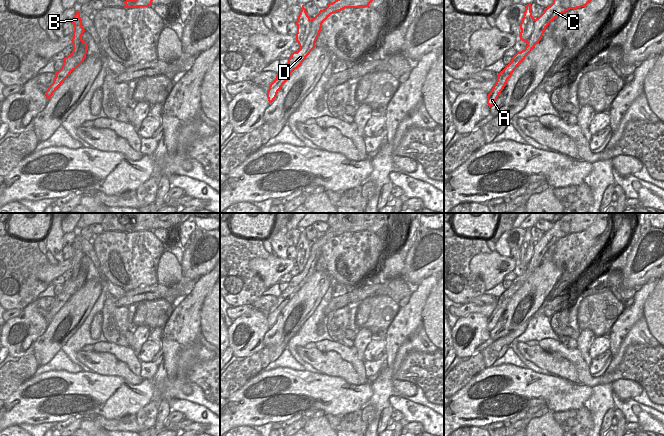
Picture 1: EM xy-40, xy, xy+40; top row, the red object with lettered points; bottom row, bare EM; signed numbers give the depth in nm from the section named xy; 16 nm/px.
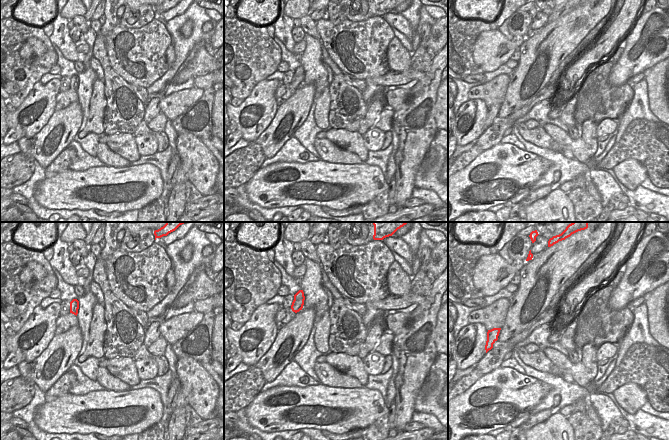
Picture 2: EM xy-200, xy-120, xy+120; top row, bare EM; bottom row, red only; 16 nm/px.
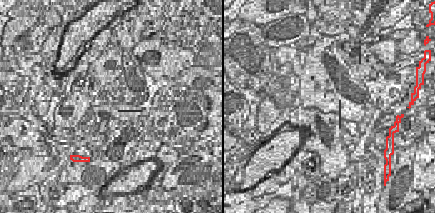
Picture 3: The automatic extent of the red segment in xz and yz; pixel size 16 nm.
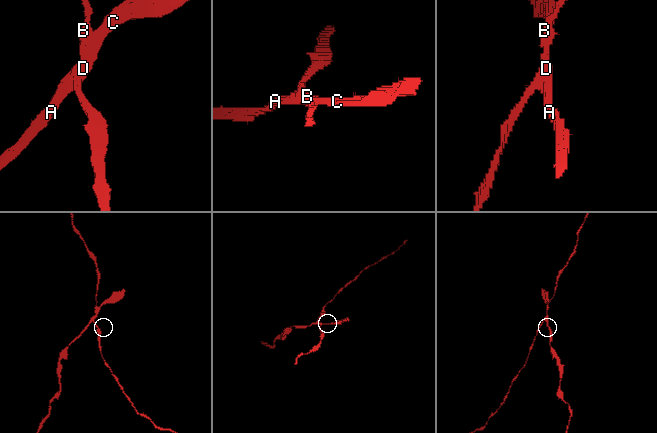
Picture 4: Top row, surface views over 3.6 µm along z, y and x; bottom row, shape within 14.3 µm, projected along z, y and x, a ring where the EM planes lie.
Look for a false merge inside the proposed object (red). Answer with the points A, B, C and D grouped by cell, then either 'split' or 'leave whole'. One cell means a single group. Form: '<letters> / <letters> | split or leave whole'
A C D / B | split

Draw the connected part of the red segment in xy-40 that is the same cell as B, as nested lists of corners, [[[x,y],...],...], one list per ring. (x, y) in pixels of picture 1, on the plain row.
[[[76,236],[74,242],[72,243],[74,255],[73,255],[73,262],[72,262],[72,268],[73,268],[73,275],[72,276],[77,276],[81,266],[82,266],[82,259],[83,256],[85,255],[81,242],[80,242],[80,236]]]

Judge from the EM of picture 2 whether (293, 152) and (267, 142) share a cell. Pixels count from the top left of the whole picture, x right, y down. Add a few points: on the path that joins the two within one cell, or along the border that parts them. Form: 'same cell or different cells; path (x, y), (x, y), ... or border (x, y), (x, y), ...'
different cells; border (293, 136), (273, 156), (266, 158)

